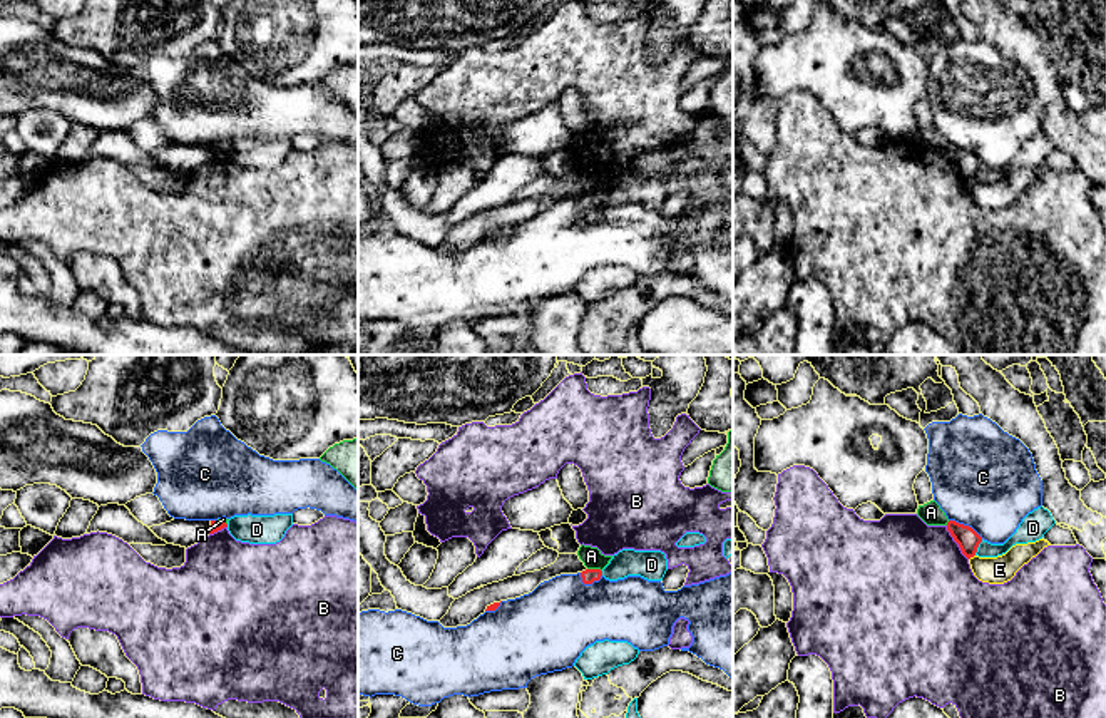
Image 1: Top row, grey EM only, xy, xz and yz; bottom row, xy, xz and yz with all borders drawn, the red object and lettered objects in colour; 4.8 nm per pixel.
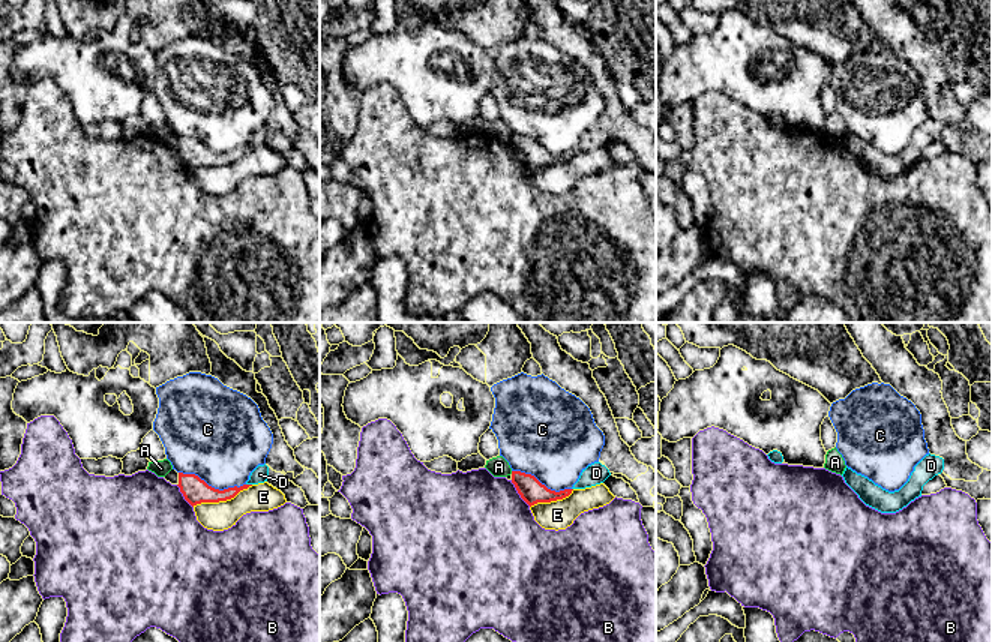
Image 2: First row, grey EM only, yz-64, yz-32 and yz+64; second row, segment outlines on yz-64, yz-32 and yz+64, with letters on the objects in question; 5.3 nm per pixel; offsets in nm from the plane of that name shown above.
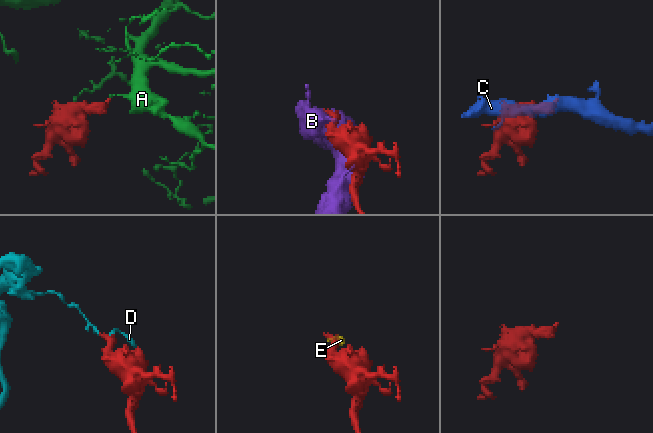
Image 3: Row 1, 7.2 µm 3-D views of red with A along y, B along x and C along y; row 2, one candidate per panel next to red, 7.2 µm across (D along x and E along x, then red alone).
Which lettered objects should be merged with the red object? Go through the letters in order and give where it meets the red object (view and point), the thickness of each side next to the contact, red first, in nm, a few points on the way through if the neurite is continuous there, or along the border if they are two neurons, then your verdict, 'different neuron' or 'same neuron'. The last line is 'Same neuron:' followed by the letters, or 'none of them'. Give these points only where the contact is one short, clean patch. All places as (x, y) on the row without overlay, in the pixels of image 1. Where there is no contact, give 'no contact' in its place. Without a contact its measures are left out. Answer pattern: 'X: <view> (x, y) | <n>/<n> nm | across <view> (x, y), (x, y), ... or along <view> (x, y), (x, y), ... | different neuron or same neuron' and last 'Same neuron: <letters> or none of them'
A: xz (594, 194) | 70/100 nm | along xz (588, 193), (601, 196) | different neuron
B: yz (956, 166) | 110/500 nm | different neuron
C: yz (966, 151) | 110/480 nm | different neuron
D: yz (977, 171) | 110/100 nm | along yz (983, 164), (974, 179) | different neuron
E: yz (971, 181) | 110/130 nm | different neuron
Same neuron: none of them

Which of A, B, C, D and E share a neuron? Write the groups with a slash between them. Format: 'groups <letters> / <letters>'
groups A / B / C / D / E

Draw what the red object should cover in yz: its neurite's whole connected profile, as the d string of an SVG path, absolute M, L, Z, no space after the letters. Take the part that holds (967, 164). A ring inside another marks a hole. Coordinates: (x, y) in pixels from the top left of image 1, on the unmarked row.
M949 146L947 156L954 162L954 166L959 169L962 179L967 184L975 181L977 172L982 167L982 162L972 152L959 149L955 146Z

